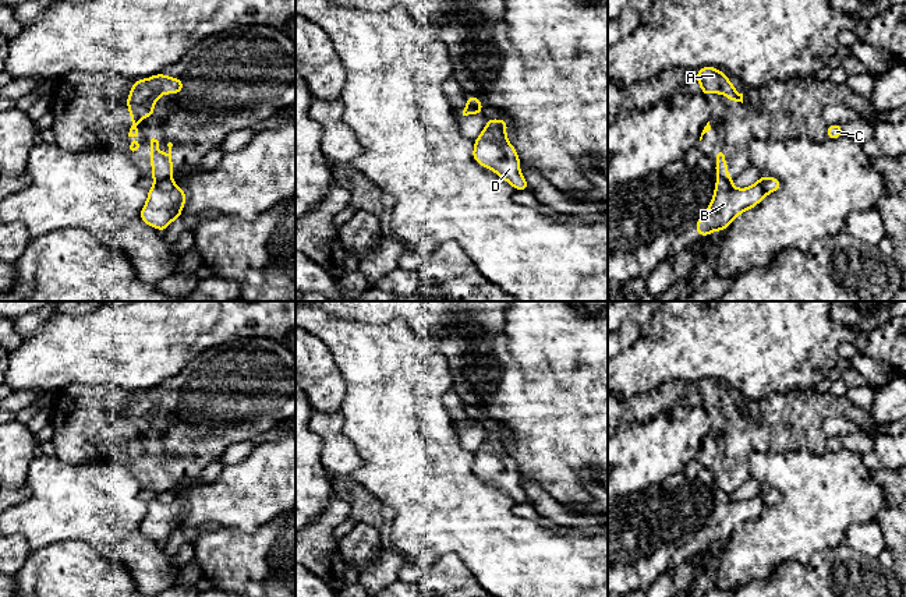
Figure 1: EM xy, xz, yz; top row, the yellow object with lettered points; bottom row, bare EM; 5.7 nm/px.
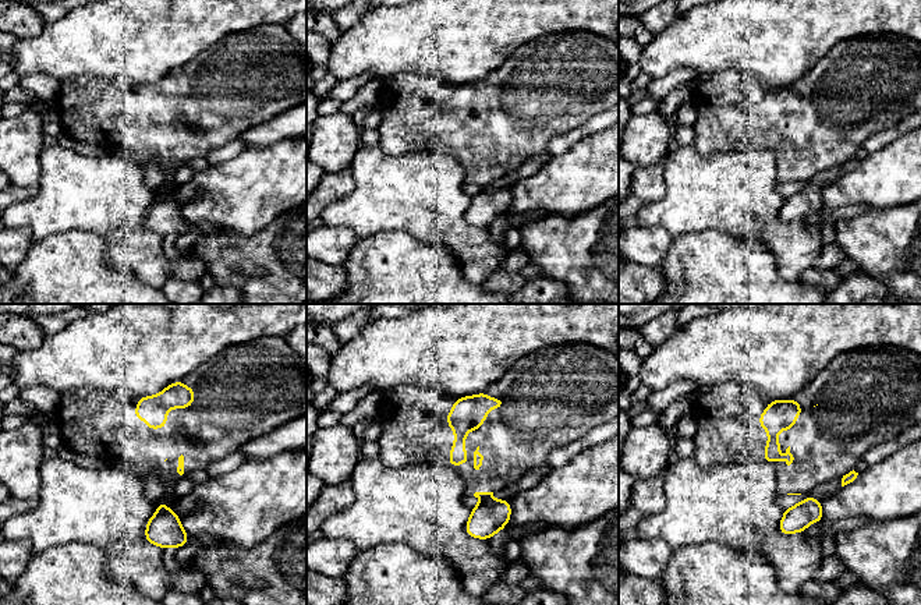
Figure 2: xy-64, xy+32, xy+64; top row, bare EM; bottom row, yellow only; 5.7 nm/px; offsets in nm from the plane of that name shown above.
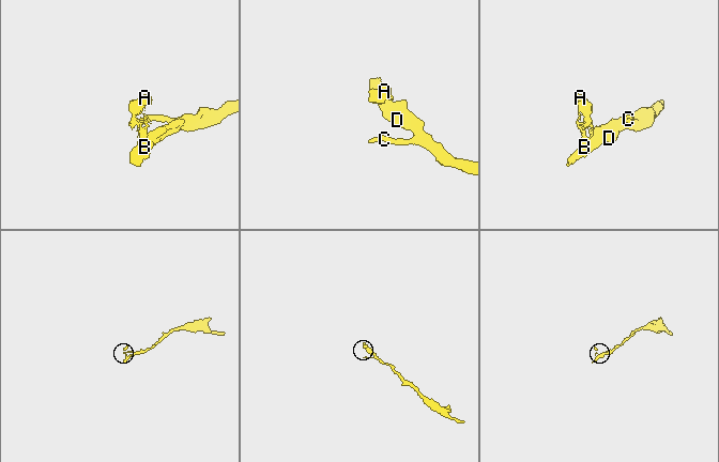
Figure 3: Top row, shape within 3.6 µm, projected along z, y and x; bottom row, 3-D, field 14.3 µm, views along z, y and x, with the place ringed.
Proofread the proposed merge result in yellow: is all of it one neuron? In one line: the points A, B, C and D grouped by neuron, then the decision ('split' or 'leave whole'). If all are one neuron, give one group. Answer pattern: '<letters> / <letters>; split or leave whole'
A / B C D; split

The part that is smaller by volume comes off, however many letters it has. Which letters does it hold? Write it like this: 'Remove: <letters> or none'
Remove: A

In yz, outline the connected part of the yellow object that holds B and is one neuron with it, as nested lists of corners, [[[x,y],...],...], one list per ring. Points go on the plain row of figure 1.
[[[762,487],[755,497],[747,501],[735,501],[722,491],[715,492],[714,509],[704,527],[694,537],[697,547],[705,550],[715,543],[725,544],[735,530],[757,519],[765,508],[781,499],[781,491],[764,490]]]

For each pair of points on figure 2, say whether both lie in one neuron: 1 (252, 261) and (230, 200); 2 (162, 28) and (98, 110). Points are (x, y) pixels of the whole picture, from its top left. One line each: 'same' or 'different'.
1: different
2: different

